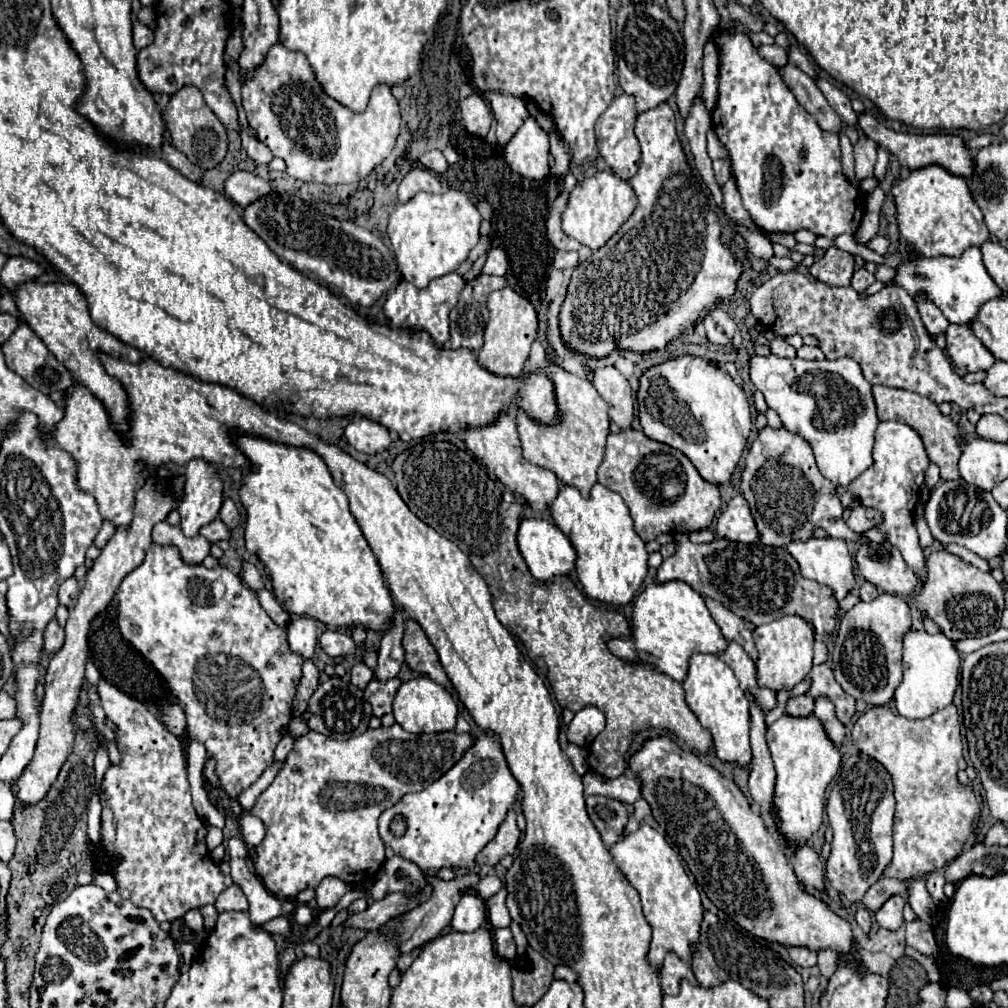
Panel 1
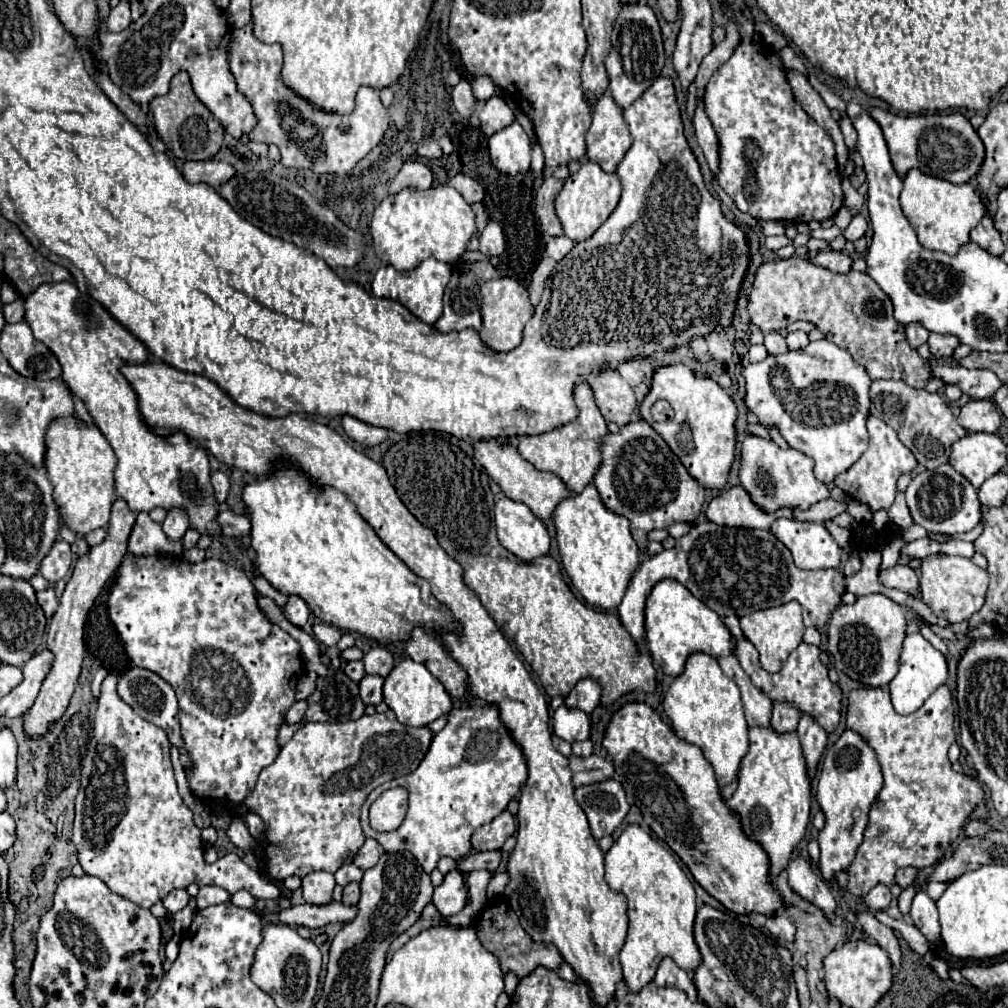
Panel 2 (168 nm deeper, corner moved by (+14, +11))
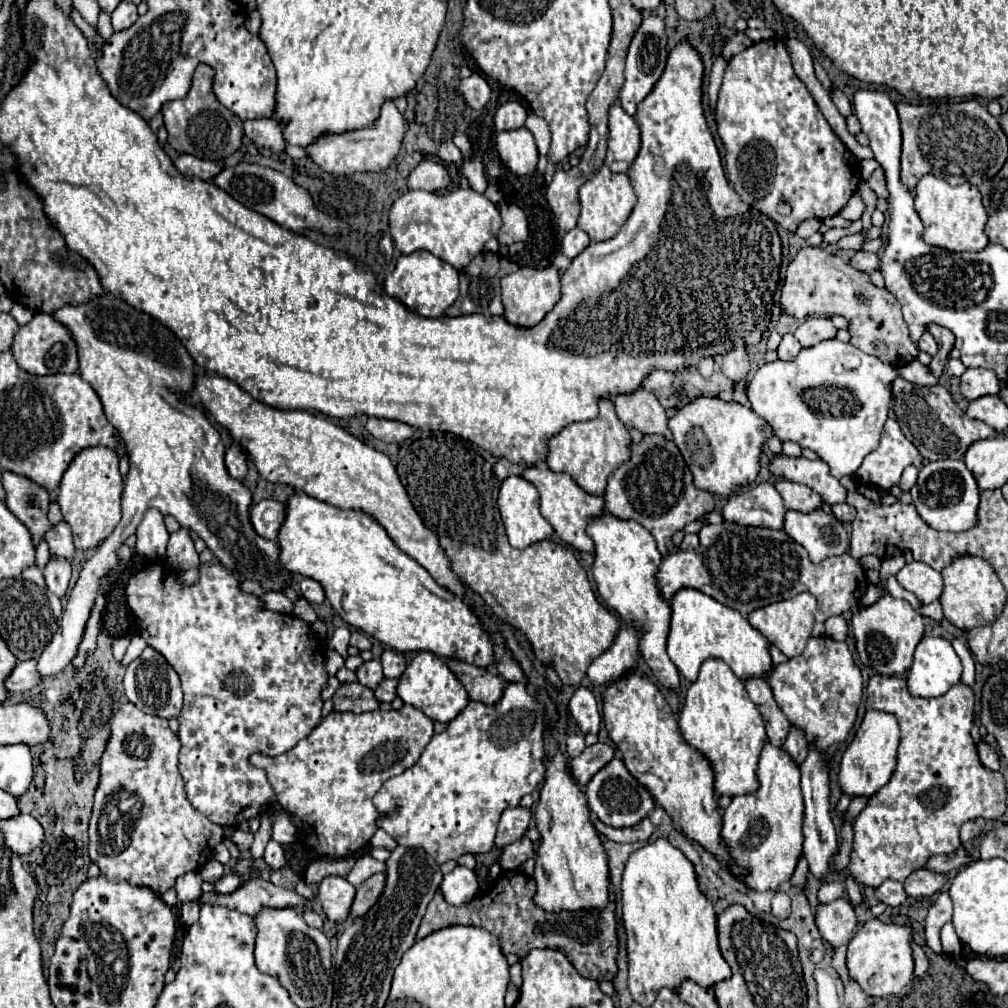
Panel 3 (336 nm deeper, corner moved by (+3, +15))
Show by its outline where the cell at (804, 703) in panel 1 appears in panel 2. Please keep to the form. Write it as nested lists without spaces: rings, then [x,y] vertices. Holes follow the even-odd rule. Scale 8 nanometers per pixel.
[[[773,701],[773,715],[771,715],[771,727],[777,731],[795,731],[797,721],[801,713],[795,705],[787,701]]]

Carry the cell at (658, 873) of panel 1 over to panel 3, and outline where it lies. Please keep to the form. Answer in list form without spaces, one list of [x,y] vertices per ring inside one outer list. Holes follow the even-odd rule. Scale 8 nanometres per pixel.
[[[656,839],[630,855],[622,877],[622,919],[628,935],[628,989],[632,999],[642,1007],[650,1007],[662,987],[676,991],[682,981],[692,979],[702,989],[710,991],[718,981],[724,981],[732,975],[732,969],[724,961],[718,947],[716,913],[712,903],[698,887],[692,863],[666,839]]]

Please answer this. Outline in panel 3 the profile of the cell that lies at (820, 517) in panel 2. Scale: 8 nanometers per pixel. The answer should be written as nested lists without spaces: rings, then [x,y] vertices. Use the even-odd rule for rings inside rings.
[[[780,479],[774,487],[782,495],[786,509],[808,513],[808,511],[820,509],[820,505],[824,503],[822,497],[816,491],[812,491],[810,487],[794,483],[794,481],[788,481],[788,479]]]

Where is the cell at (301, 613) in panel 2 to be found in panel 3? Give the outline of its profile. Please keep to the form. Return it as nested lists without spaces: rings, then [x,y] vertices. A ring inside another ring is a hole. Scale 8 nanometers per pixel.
[[[304,577],[300,583],[300,591],[302,591],[302,597],[306,597],[308,601],[312,601],[316,605],[320,605],[324,601],[324,589],[316,579]]]

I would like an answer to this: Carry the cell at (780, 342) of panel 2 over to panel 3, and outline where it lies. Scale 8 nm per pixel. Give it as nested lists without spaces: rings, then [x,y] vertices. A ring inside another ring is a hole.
[[[788,333],[788,335],[784,335],[784,339],[782,339],[780,347],[778,347],[778,357],[782,361],[792,361],[800,353],[800,349],[802,349],[802,345],[796,341],[796,337]]]

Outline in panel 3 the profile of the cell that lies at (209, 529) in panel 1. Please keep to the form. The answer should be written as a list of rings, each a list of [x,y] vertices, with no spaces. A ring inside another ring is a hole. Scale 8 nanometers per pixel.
[[[264,499],[250,509],[250,521],[258,535],[264,539],[276,539],[282,523],[286,519],[286,505],[274,499]]]

